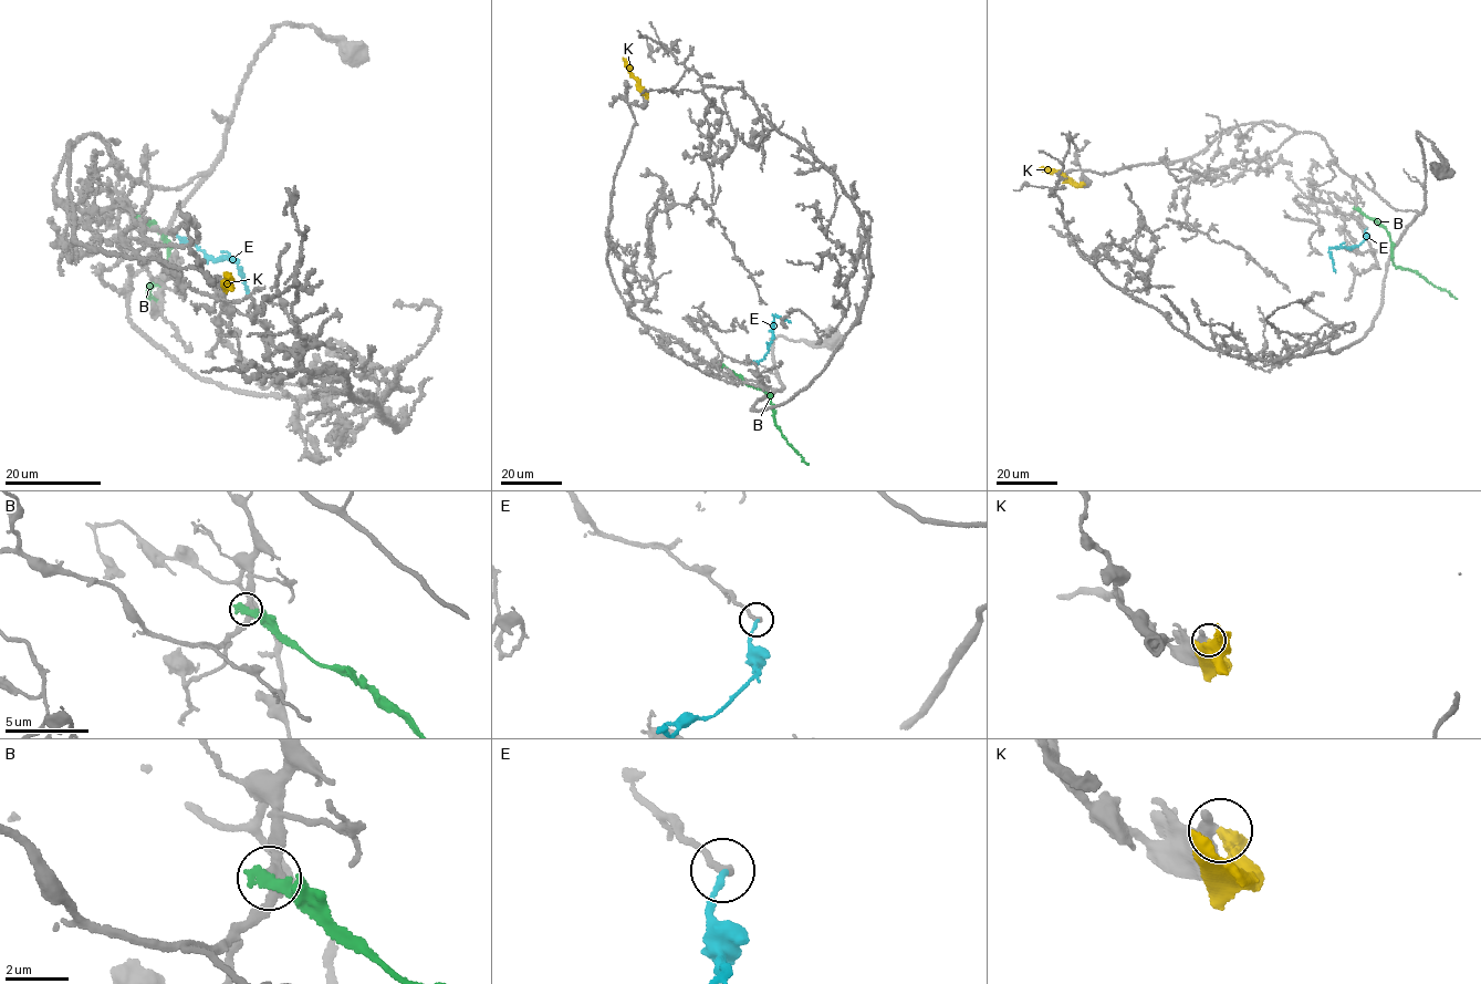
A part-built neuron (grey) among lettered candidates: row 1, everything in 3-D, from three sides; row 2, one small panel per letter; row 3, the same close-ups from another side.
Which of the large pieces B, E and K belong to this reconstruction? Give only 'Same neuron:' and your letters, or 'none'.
Same neuron: E

